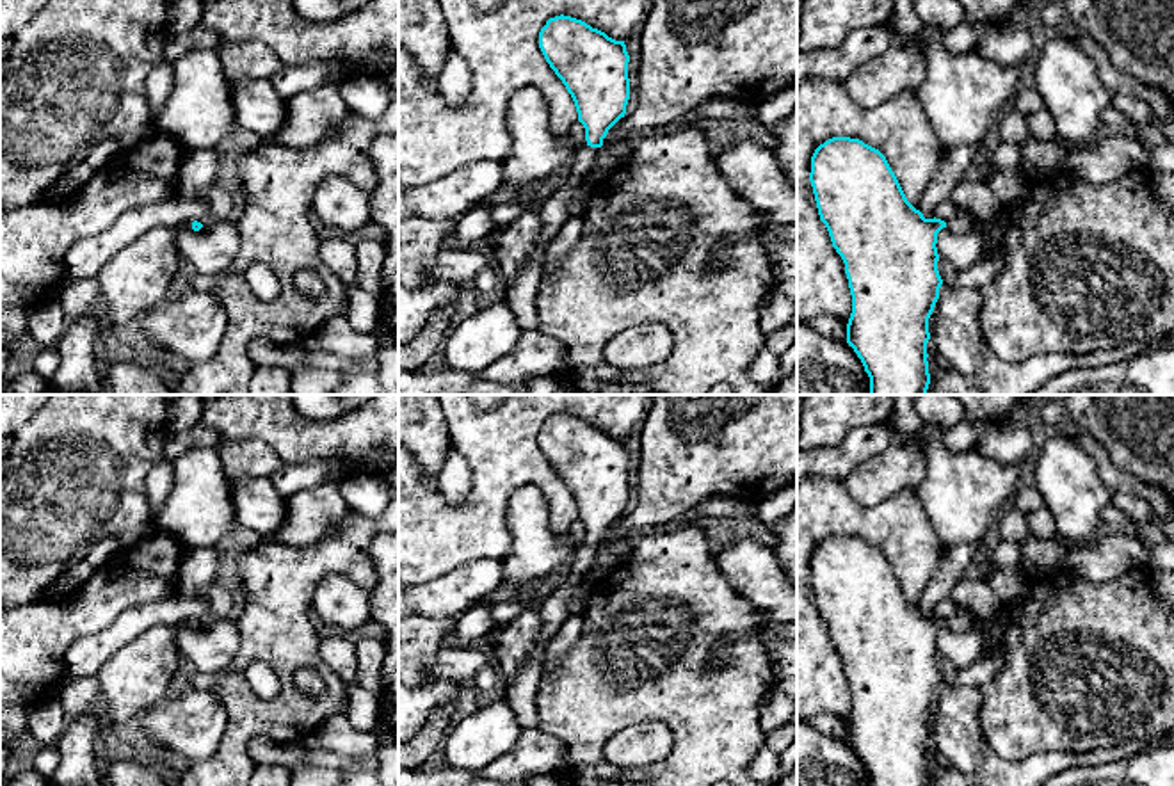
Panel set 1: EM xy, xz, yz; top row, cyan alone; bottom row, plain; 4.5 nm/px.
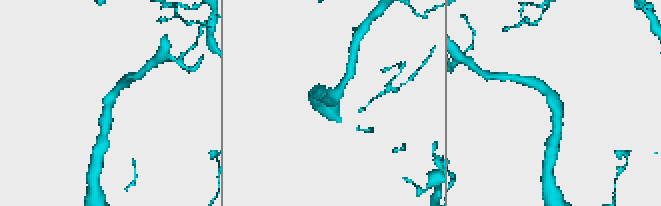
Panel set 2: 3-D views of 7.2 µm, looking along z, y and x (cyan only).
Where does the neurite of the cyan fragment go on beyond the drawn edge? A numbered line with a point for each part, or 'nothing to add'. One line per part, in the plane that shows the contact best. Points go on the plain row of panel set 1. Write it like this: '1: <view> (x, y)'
1: xz (522, 694)

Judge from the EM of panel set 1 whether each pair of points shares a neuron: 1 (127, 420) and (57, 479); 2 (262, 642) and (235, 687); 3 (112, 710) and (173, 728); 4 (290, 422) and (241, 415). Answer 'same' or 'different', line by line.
1: same
2: same
3: same
4: same

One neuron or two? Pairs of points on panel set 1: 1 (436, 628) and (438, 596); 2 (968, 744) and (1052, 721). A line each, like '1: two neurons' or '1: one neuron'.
1: two neurons
2: two neurons

